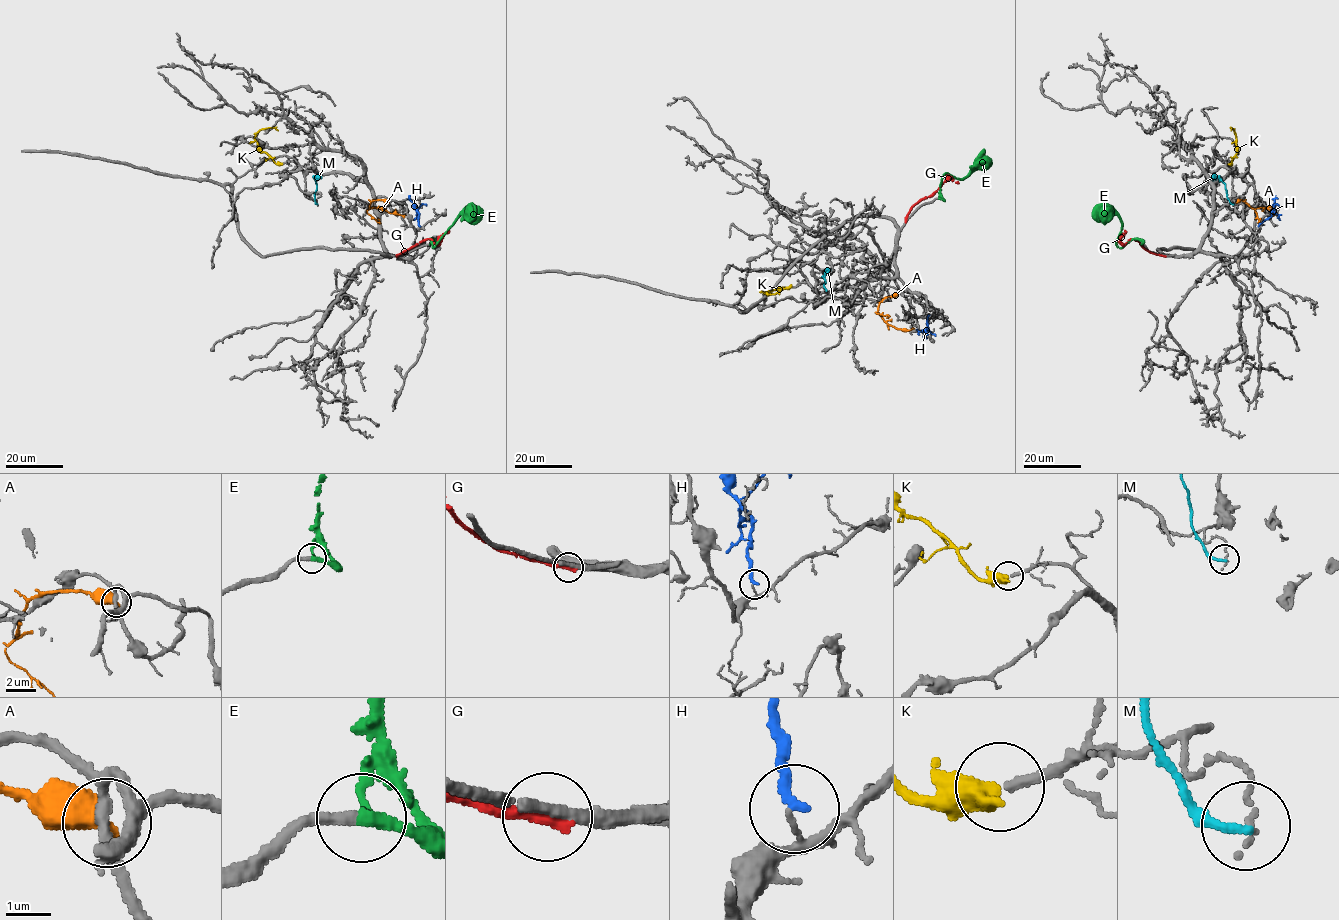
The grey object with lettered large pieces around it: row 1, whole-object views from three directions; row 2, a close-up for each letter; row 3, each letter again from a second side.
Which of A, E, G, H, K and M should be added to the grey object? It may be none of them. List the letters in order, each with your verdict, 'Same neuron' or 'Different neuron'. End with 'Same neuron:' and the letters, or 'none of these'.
A: Different neuron
E: Same neuron
G: Different neuron
H: Different neuron
K: Same neuron
M: Different neuron
Same neuron: E, K

